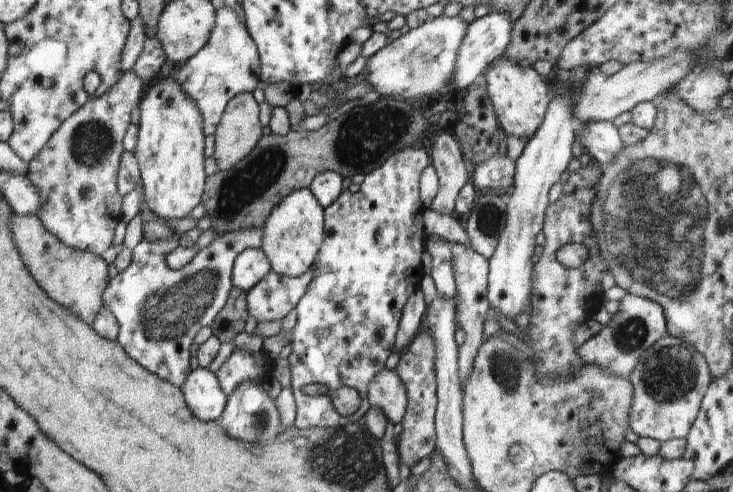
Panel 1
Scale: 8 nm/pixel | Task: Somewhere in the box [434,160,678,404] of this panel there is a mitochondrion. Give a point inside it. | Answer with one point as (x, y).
(631, 337)

